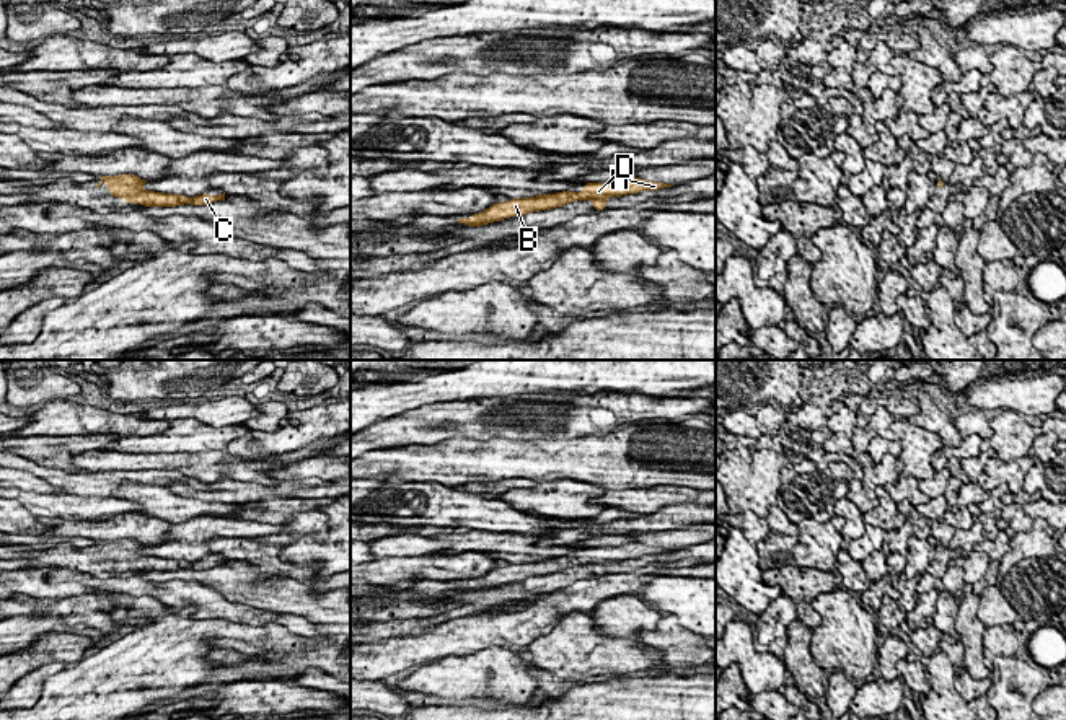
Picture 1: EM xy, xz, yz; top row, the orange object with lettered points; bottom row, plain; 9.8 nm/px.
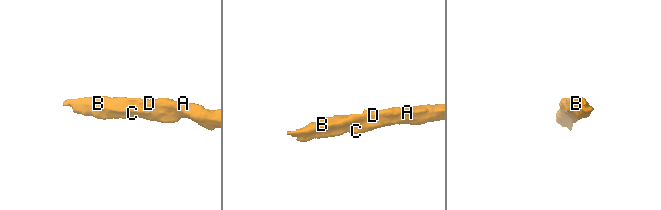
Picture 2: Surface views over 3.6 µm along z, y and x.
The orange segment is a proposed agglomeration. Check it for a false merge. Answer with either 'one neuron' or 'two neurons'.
one neuron

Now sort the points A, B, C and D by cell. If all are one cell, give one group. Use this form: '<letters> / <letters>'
A B C D

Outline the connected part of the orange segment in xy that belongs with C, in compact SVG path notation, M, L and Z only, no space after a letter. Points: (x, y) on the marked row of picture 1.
M117 174L117 176L99 176L99 187L103 182L109 189L109 195L122 197L127 204L140 204L145 207L176 207L176 205L209 205L217 200L225 200L225 192L220 195L196 195L186 197L179 194L163 194L155 191L143 191L142 186L147 182L135 174Z

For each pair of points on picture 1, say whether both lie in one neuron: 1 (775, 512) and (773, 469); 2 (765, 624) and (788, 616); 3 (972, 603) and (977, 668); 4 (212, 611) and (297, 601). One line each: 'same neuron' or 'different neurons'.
1: different neurons
2: same neuron
3: same neuron
4: different neurons

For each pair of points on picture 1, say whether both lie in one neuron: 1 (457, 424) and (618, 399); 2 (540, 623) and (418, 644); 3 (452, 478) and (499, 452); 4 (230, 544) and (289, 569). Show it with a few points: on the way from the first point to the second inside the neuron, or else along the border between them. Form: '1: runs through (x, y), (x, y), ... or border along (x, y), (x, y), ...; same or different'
1: runs through (497, 419), (541, 419), (550, 414), (577, 414); same
2: runs through (509, 629), (484, 629), (470, 639), (449, 644); same
3: runs through (463, 466), (470, 460), (488, 460); same
4: runs through (245, 549), (261, 553), (274, 566); same

